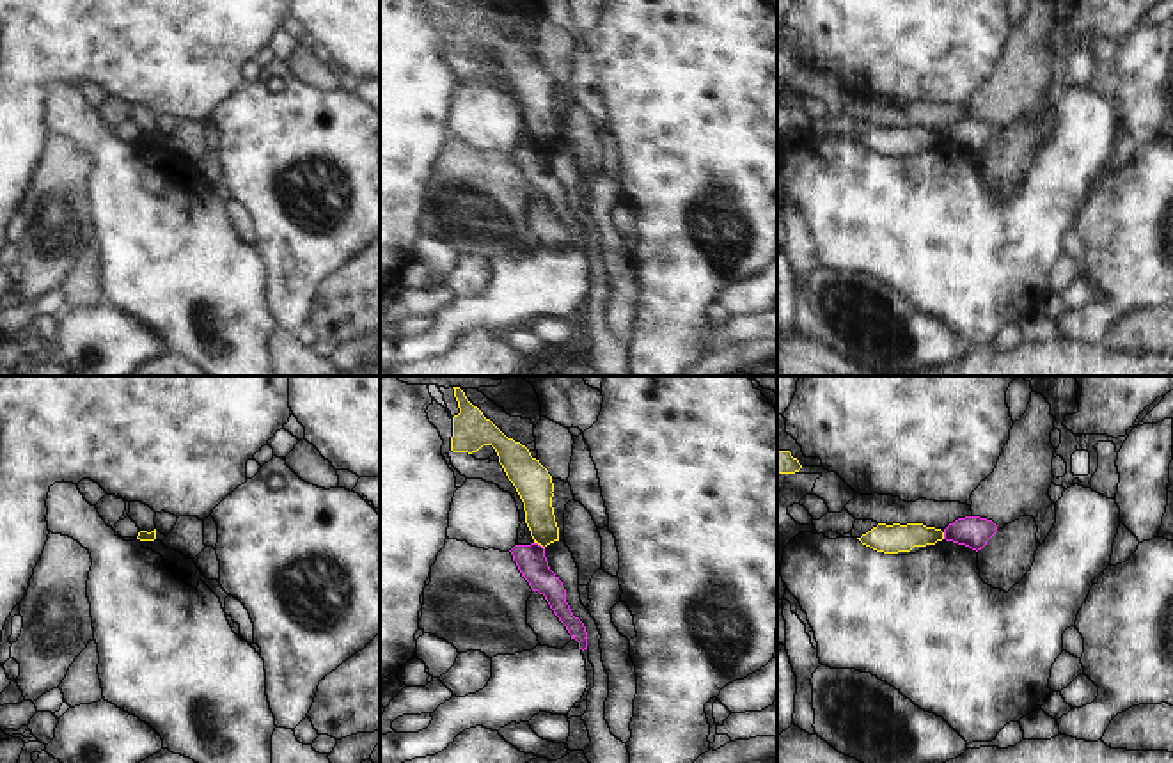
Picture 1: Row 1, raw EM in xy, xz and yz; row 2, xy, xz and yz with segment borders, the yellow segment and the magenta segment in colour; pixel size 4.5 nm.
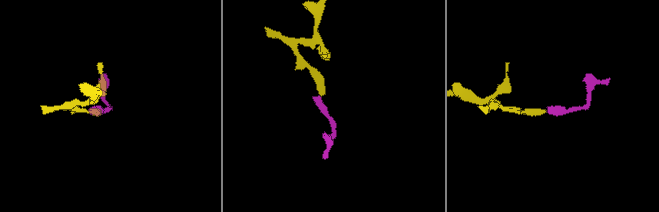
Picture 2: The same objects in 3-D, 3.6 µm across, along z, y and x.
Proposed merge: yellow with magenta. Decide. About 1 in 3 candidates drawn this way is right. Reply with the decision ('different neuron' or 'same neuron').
different neuron

